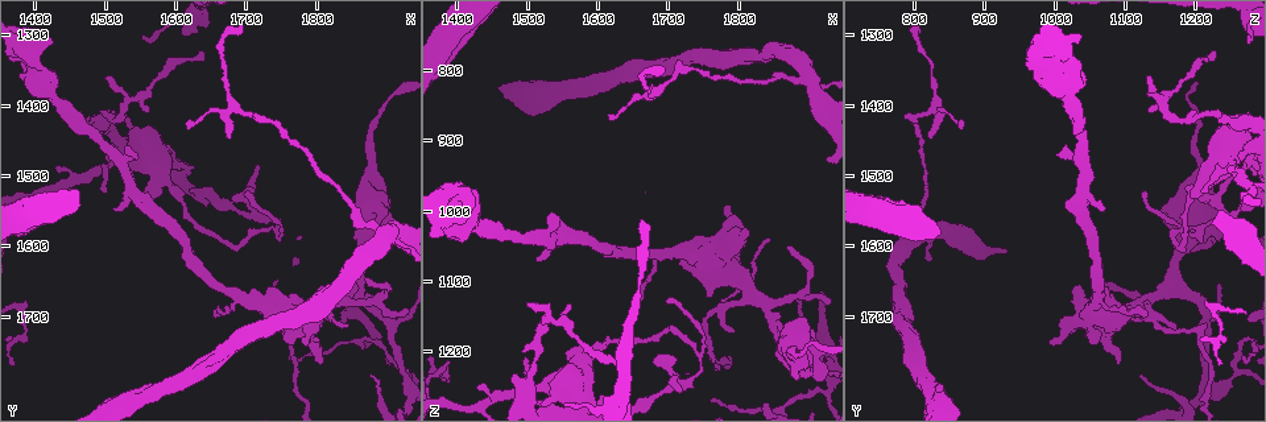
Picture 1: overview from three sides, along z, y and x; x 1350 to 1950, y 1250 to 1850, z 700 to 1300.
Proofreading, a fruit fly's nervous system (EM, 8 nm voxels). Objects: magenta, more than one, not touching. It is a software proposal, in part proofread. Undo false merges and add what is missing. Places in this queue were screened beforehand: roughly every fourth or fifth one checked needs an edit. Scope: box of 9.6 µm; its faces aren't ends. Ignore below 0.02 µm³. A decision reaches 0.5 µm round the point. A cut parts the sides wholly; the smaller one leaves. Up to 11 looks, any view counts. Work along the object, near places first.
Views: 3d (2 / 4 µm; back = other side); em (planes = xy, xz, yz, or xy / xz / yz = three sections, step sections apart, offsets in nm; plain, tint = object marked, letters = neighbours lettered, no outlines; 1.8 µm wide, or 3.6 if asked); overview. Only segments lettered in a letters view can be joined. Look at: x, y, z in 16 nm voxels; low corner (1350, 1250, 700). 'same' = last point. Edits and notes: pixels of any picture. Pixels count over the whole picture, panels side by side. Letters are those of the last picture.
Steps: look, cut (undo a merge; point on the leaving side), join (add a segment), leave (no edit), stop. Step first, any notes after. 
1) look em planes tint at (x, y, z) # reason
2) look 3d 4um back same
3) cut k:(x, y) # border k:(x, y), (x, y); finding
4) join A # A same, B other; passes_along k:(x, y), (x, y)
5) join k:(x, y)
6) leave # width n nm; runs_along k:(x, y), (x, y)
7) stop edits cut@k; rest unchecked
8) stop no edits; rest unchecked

look em 3.6um planes letters at (1770, 1740, 1050)

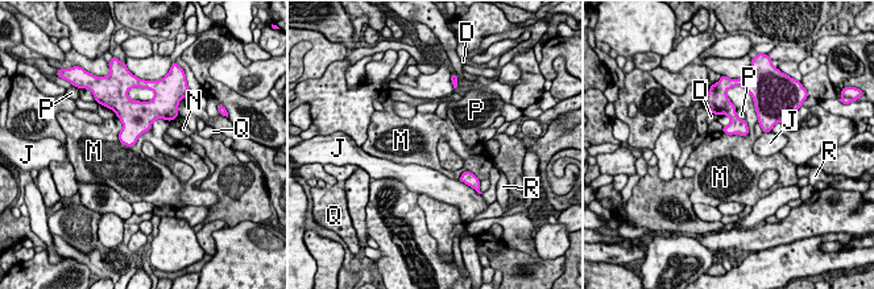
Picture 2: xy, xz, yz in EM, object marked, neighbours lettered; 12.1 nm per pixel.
leave # D other, J other, M other, N other, P other, Q other, R other; border 2:(168, 120), (132, 145), (117, 140); none of them fits

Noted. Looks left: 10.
look em 3.6um yz step 16 letters at (1875, 1595, 1185) # three arms meet

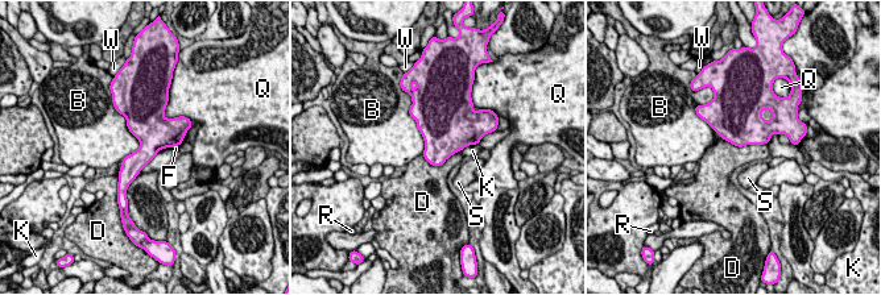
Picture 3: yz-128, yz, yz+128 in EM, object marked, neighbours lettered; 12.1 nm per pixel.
look em 3.6um planes letters same # cut it another way

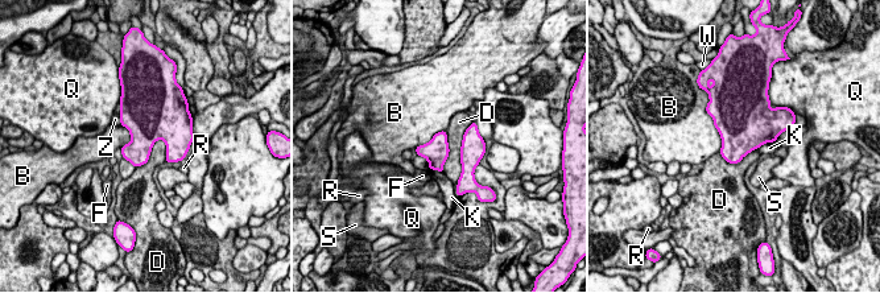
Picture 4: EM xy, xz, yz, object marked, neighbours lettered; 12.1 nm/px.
leave # width 320 nm; B other, D other, F other, K other, Q other, R other, S other, W other, Z other; border 4:(472, 122), (463, 135), (457, 181); continuous, no second neuron

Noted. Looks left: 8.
look 3d 4um at (1680, 1400, 830)

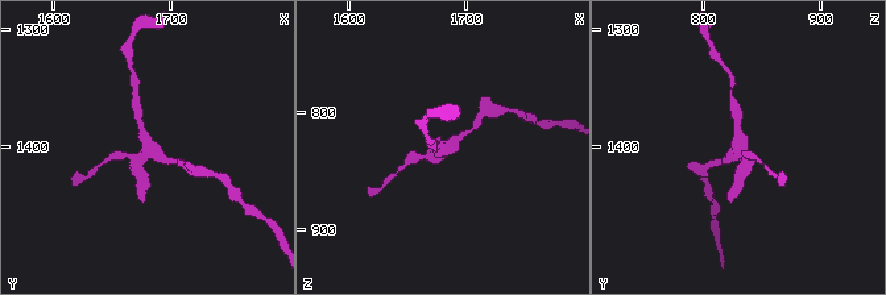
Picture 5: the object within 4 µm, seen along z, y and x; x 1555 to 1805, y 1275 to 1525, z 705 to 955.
look em planes tint at (1682, 1400, 830) # shape alone is not enough

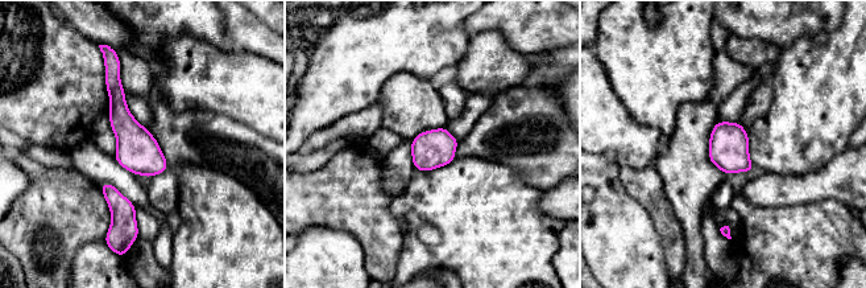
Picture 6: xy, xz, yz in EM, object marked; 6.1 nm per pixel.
look em planes letters same # see the neighbours

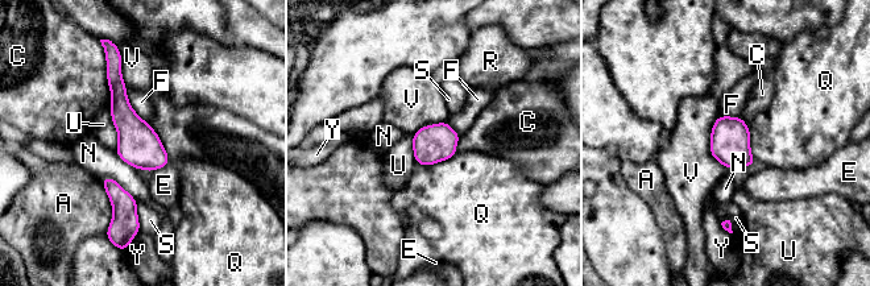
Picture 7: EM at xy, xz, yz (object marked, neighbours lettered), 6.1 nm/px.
leave # A other, C other, E other, F other, N other, Q other, R other, S other, U other, V other, Y other; border 7:(717, 115), (709, 153), (728, 169); all the same neuron

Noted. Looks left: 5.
look em yz step 16 tint at (1895, 1580, 805) # thick turns thin

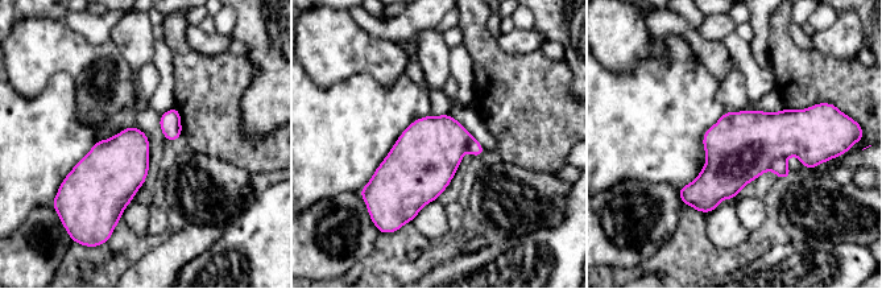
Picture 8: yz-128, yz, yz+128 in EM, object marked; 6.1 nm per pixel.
look em planes letters same # cut it another way

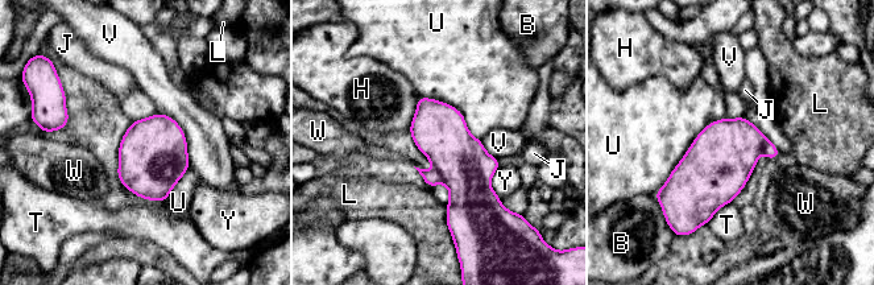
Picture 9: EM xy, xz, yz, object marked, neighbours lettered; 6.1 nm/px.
cut 9:(431, 177) # B other, H other, J other, L other, T other, U other, V other, W other, Y other; border 9:(434, 169), (444, 182); a second neuron is stuck on

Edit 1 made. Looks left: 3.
stop edits cut@9; rest unchecked

